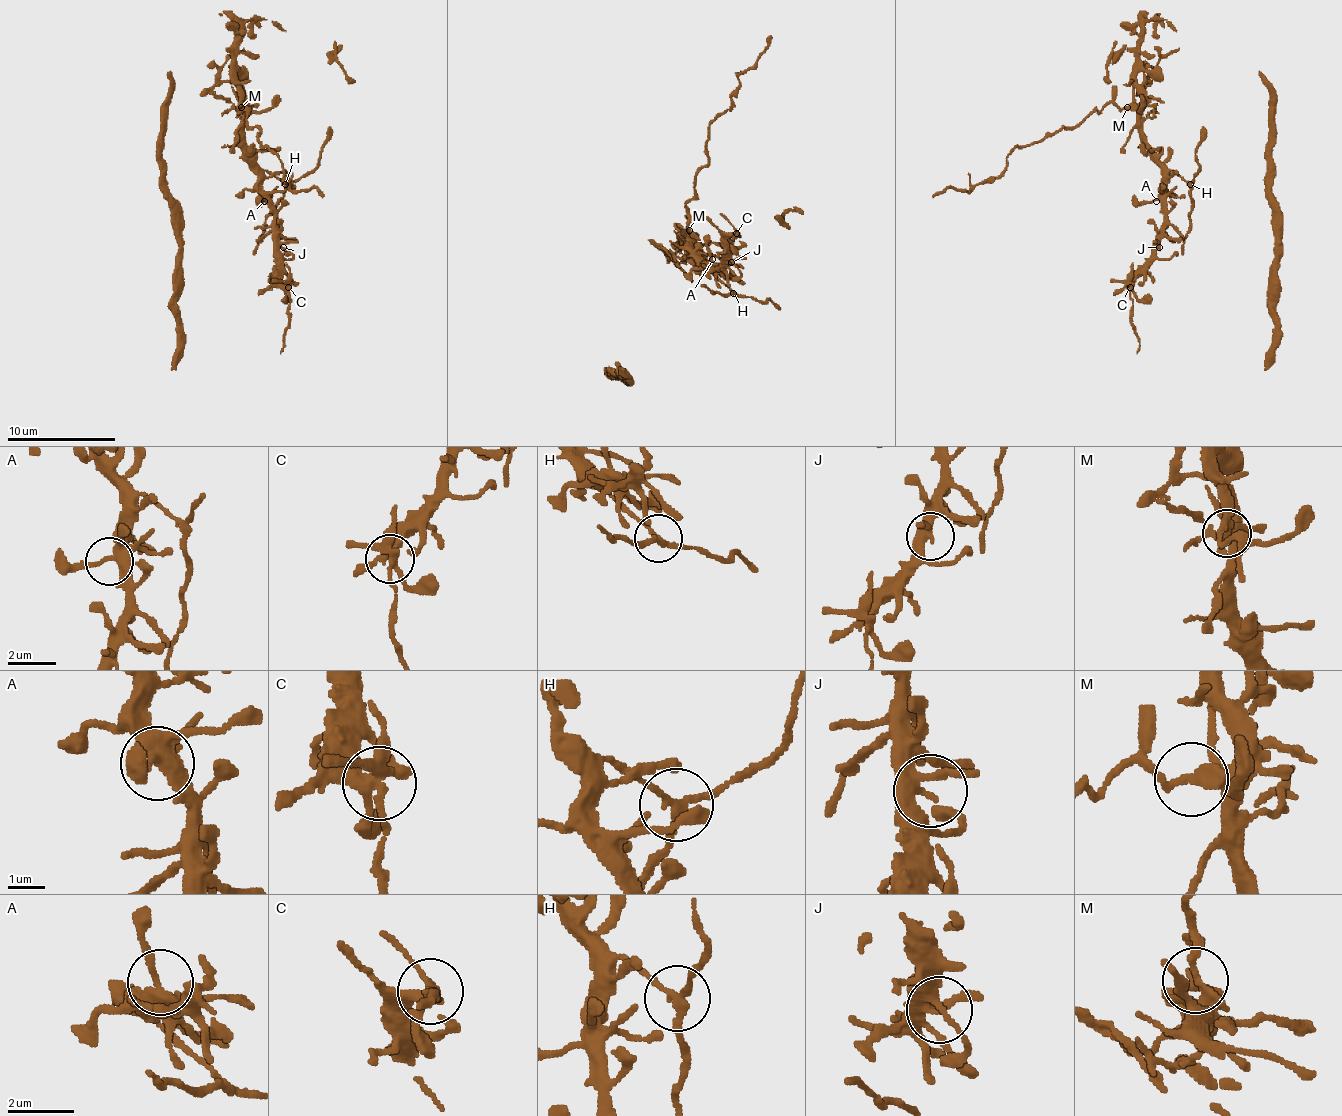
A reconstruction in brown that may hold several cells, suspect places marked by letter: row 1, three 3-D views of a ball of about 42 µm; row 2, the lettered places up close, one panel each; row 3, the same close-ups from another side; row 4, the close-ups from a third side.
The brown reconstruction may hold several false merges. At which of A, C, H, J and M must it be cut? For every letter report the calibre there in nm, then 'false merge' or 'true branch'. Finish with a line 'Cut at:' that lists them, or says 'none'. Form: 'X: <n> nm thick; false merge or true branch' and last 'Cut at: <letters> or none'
A: 320 nm thick; true branch
C: 320 nm thick; false merge
H: 190 nm thick; false merge
J: 220 nm thick; true branch
M: 240 nm thick; false merge
Cut at: C, H, M

